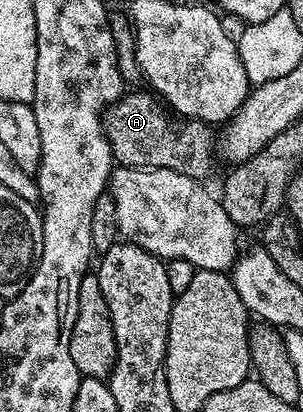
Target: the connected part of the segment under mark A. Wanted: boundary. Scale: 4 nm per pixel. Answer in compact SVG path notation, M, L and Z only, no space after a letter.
M129 91L104 113L104 137L112 147L113 161L125 168L161 168L207 181L212 167L218 164L218 140L213 129L200 120L190 119L185 119L179 128L165 105L151 91L143 91Z

